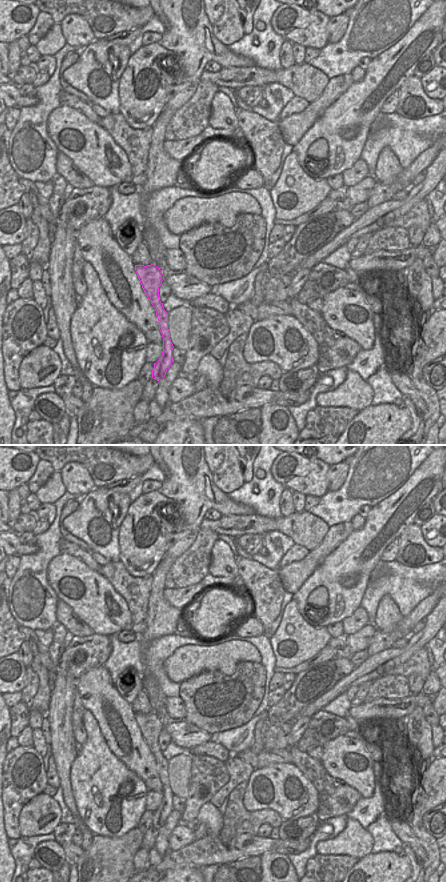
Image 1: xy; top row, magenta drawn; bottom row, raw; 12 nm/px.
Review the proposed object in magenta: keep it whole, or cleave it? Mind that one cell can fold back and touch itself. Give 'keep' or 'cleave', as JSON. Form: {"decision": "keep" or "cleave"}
{"decision": "keep"}

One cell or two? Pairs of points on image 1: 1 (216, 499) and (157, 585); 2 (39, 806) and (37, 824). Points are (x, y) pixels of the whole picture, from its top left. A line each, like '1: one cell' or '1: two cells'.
1: one cell
2: one cell

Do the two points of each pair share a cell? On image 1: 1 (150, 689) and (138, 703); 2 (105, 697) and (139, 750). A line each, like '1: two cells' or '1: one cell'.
1: two cells
2: one cell

